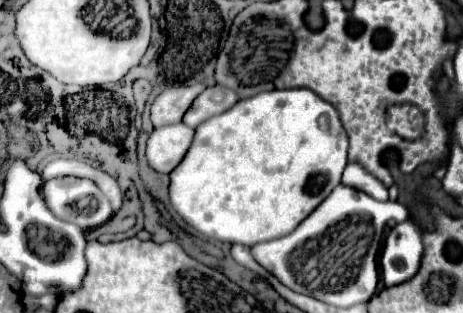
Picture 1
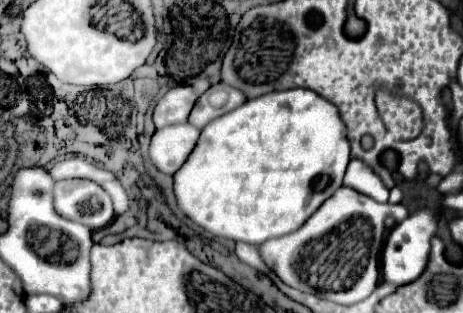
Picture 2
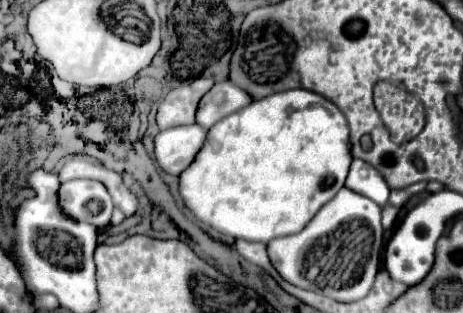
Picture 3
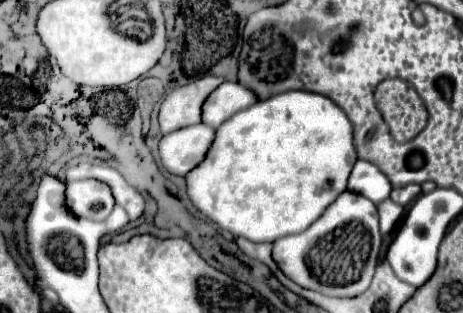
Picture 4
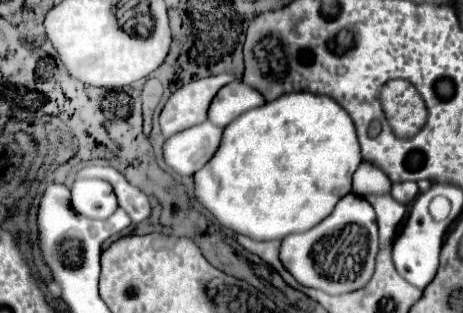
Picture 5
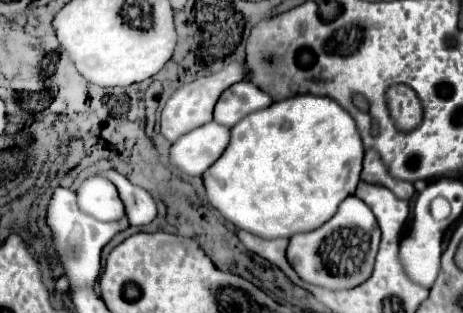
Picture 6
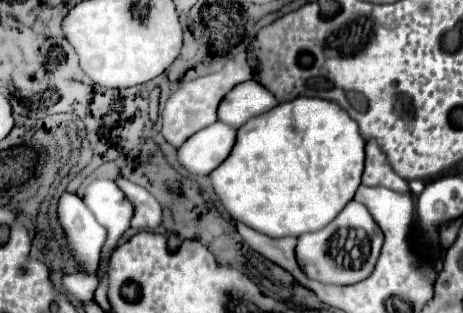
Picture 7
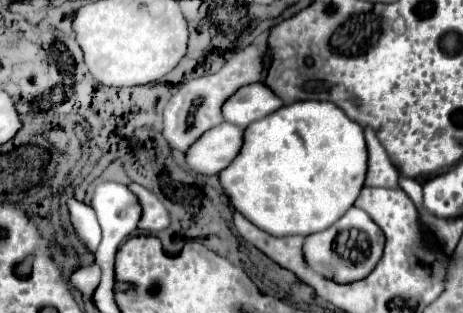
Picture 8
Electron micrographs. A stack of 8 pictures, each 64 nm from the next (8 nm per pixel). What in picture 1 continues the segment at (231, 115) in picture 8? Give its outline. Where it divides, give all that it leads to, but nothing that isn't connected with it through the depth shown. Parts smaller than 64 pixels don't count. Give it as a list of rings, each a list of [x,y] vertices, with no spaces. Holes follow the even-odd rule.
[[[212,86],[206,88],[192,104],[192,108],[184,114],[184,124],[188,124],[190,128],[198,128],[198,124],[202,124],[204,120],[218,116],[222,112],[226,112],[228,108],[232,108],[240,98],[236,96],[236,92],[232,92],[230,88],[224,86]]]

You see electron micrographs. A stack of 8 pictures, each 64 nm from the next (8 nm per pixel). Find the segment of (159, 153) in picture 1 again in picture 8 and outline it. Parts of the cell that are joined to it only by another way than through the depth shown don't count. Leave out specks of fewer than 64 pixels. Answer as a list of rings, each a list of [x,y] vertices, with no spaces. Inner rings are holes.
[[[228,122],[208,130],[186,152],[188,166],[198,174],[220,174],[220,170],[228,168],[228,164],[232,164],[232,160],[238,156],[242,148],[242,136],[244,128],[236,128]]]

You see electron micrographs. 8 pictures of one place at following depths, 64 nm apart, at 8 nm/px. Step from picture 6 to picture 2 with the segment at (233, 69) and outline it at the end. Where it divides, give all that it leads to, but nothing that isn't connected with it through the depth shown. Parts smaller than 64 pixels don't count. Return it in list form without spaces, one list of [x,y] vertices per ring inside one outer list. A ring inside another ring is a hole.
[[[198,78],[188,84],[176,86],[176,90],[168,90],[156,104],[154,124],[156,128],[164,128],[170,124],[184,124],[196,104],[196,100],[210,88],[208,78]]]

